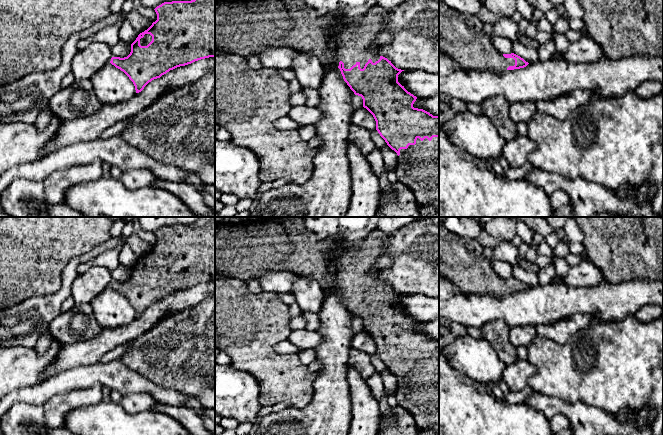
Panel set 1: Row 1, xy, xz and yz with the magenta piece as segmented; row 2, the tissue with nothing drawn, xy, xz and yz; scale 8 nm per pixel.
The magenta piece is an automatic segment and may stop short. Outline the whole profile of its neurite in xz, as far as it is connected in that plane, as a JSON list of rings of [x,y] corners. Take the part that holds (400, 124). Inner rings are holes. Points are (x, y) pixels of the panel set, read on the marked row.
[[[244,0],[244,1],[215,1],[215,49],[225,51],[226,53],[241,55],[248,57],[253,54],[257,54],[263,48],[291,48],[297,51],[306,52],[308,54],[316,56],[323,64],[329,61],[327,57],[328,46],[333,41],[336,46],[333,50],[334,60],[339,62],[338,68],[341,71],[344,81],[354,92],[355,95],[361,96],[363,99],[363,107],[366,108],[374,117],[376,121],[376,130],[380,136],[385,140],[387,145],[394,150],[398,155],[398,161],[396,166],[396,175],[398,182],[405,185],[408,189],[411,189],[415,199],[417,201],[417,207],[421,217],[439,217],[439,116],[433,116],[429,112],[414,108],[413,104],[417,97],[408,92],[404,86],[398,82],[398,75],[404,71],[396,68],[391,61],[387,58],[380,56],[375,52],[373,42],[380,32],[385,18],[388,16],[388,10],[377,5],[374,5],[369,11],[363,16],[359,23],[352,23],[348,18],[338,15],[329,15],[320,17],[317,11],[310,7],[305,0]]]

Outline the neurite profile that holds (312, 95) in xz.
[[[302,88],[301,90],[306,96],[306,104],[307,106],[318,106],[320,103],[319,92],[316,89],[312,88]]]

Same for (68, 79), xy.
[[[70,71],[68,74],[66,74],[62,81],[61,81],[61,88],[66,88],[69,87],[70,85],[73,84],[73,82],[75,81],[75,77],[73,75],[73,73]]]

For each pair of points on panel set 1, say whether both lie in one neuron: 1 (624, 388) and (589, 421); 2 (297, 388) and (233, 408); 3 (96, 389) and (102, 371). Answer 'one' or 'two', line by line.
1: two
2: two
3: two

